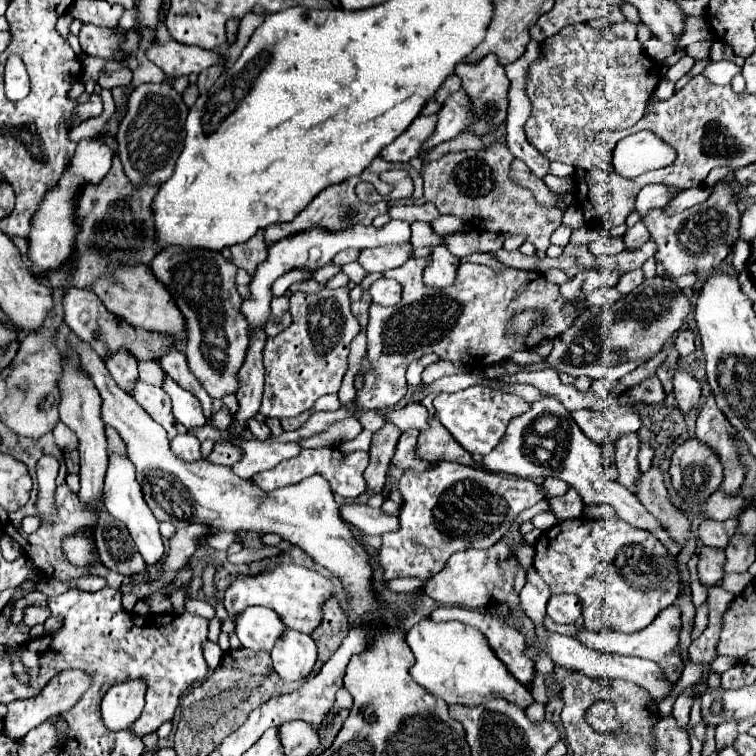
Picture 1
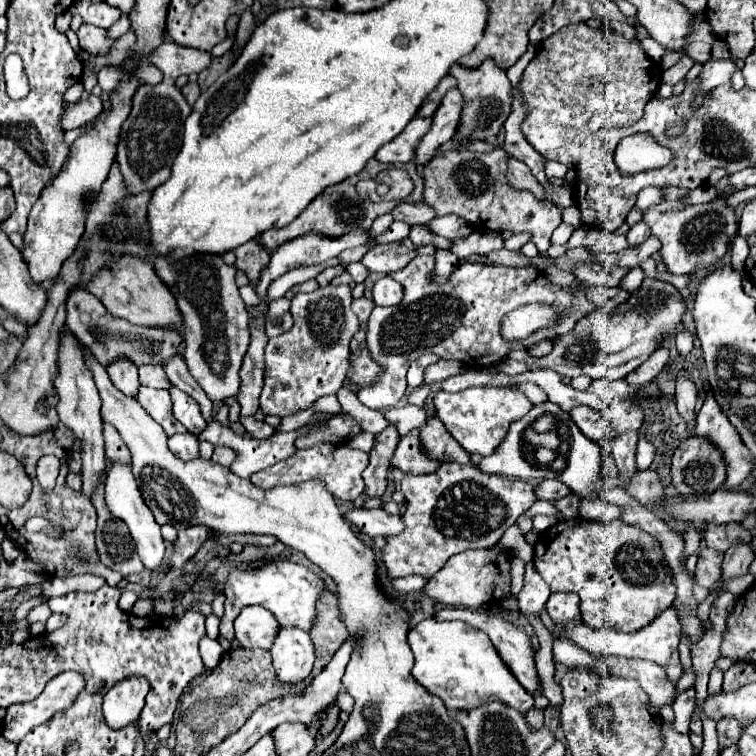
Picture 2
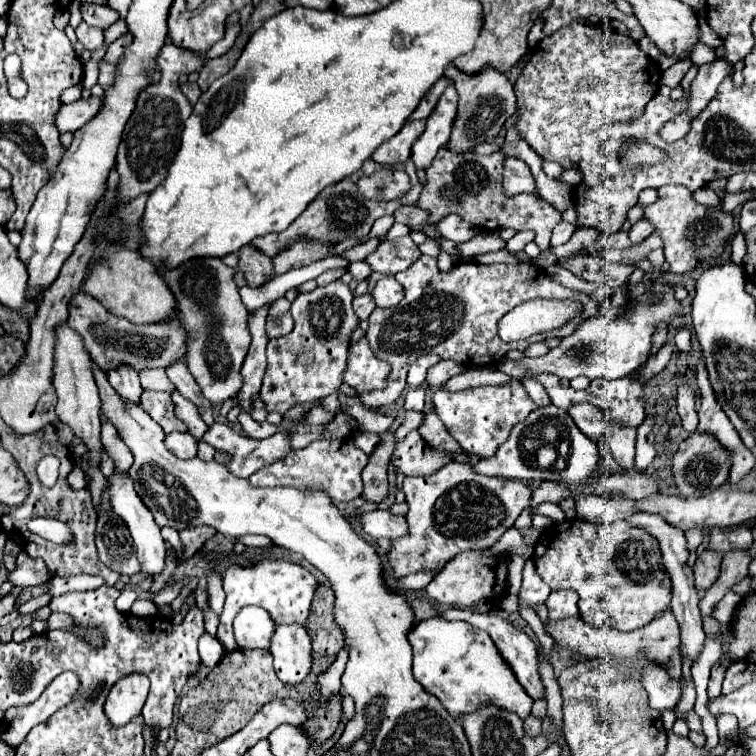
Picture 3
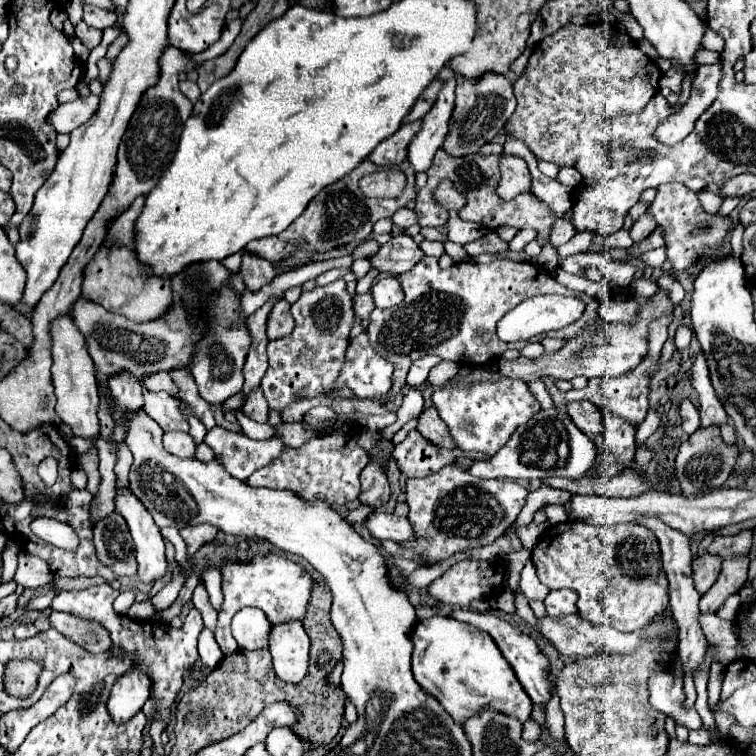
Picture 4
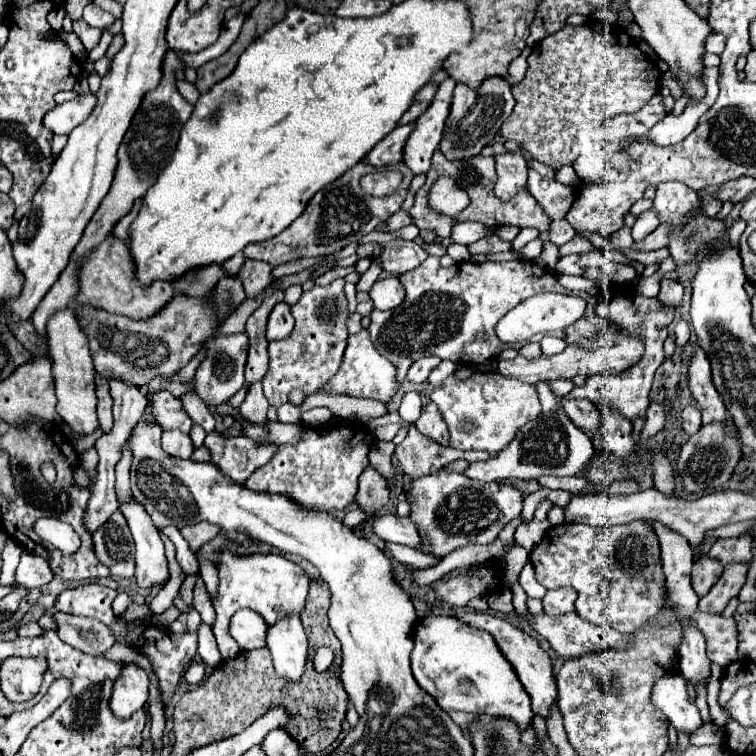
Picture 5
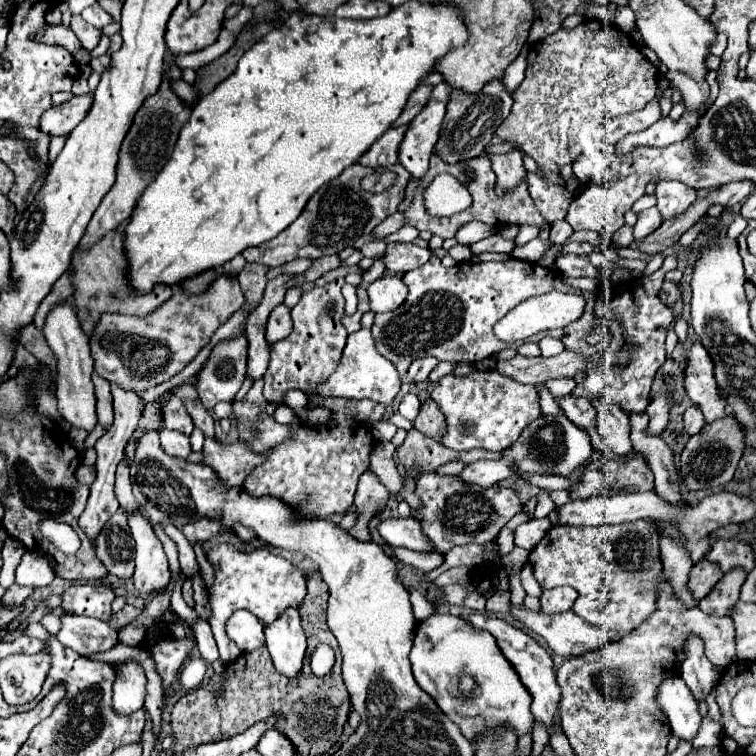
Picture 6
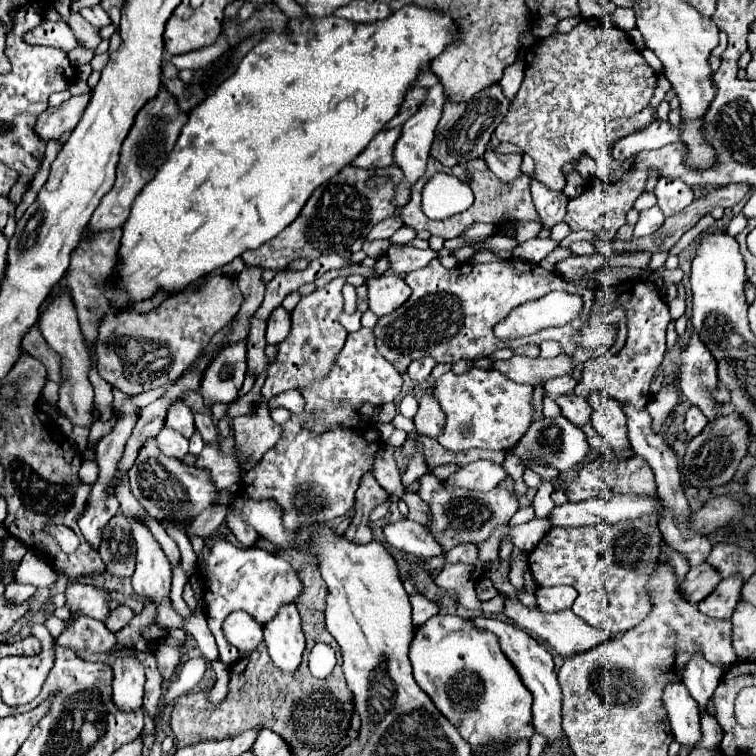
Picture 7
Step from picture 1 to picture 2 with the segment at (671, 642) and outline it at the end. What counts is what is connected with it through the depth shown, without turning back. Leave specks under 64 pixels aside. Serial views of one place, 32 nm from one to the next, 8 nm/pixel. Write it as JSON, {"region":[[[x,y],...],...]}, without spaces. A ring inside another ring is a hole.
{"region":[[[672,608],[664,610],[652,624],[624,634],[624,632],[616,632],[614,628],[588,628],[586,624],[582,624],[580,620],[570,620],[564,624],[558,624],[560,628],[564,628],[564,638],[572,638],[572,642],[576,646],[580,646],[582,650],[596,654],[596,656],[624,656],[624,658],[644,658],[644,660],[652,660],[660,666],[666,668],[668,678],[672,678],[674,682],[680,680],[682,676],[682,664],[680,664],[680,656],[678,656],[678,644],[680,644],[680,622],[676,620],[676,612]]]}

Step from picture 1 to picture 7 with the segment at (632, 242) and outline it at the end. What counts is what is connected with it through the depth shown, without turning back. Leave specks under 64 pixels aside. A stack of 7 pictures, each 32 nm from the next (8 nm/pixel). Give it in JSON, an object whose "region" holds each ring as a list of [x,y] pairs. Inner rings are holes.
{"region":[[[652,206],[652,208],[648,208],[648,210],[644,210],[644,212],[640,212],[640,220],[638,220],[638,224],[636,224],[636,228],[634,228],[634,236],[648,236],[648,234],[652,234],[652,232],[656,232],[662,224],[664,224],[664,214],[660,212],[660,208],[658,206]]]}

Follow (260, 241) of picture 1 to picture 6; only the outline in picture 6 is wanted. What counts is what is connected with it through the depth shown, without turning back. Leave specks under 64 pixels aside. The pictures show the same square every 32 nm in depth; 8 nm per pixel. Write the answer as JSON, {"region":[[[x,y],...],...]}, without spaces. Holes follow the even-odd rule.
{"region":[[[246,264],[244,270],[238,274],[238,282],[242,286],[242,292],[246,296],[244,310],[250,314],[258,302],[262,300],[264,288],[266,288],[266,272],[268,268],[264,264]]]}

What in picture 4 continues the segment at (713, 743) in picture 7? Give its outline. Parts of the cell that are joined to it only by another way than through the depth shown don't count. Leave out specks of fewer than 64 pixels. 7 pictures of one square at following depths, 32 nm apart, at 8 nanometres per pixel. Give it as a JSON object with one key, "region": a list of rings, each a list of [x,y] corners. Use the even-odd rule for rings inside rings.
{"region":[[[700,728],[696,732],[690,732],[690,738],[688,738],[690,744],[696,744],[696,746],[706,746],[712,742],[712,734],[708,734],[706,728]]]}

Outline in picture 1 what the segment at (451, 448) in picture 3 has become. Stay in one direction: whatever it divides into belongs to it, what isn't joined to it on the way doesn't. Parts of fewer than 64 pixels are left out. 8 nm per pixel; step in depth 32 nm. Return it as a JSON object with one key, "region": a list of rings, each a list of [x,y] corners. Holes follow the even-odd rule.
{"region":[[[432,418],[428,422],[428,428],[424,432],[420,432],[416,452],[420,458],[424,458],[428,462],[450,460],[450,462],[460,462],[466,466],[476,466],[476,462],[472,460],[472,454],[466,452],[464,448],[460,448],[460,444],[456,444],[454,436],[436,418]]]}

